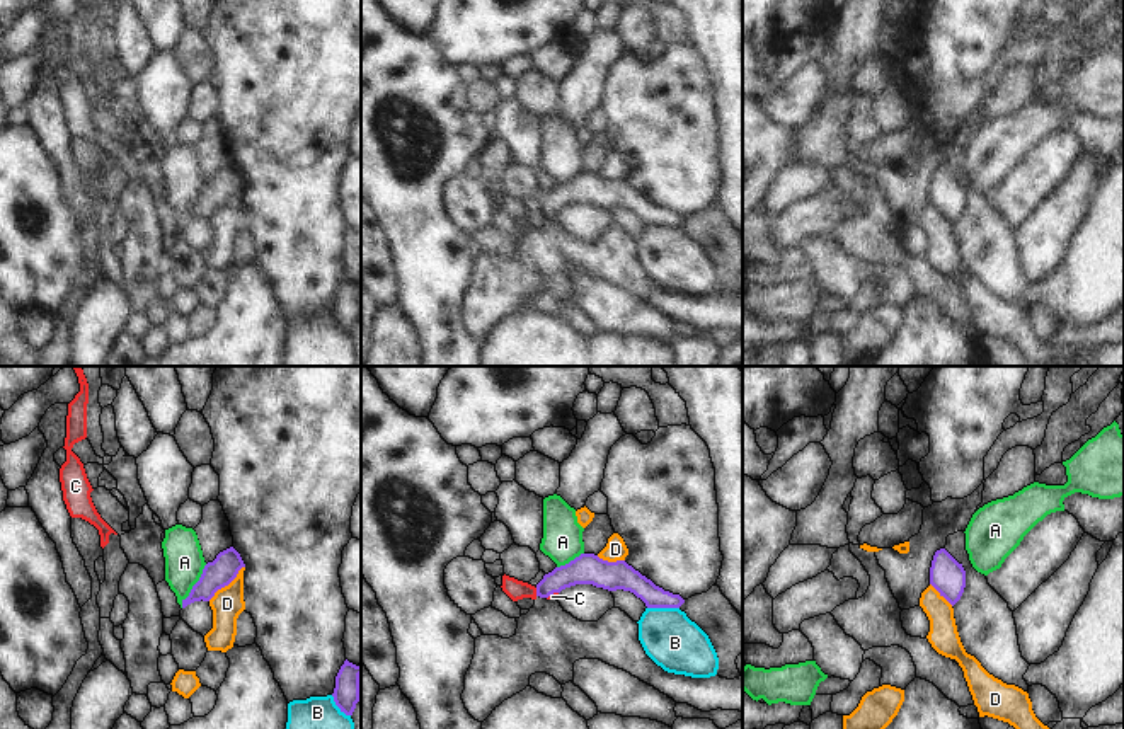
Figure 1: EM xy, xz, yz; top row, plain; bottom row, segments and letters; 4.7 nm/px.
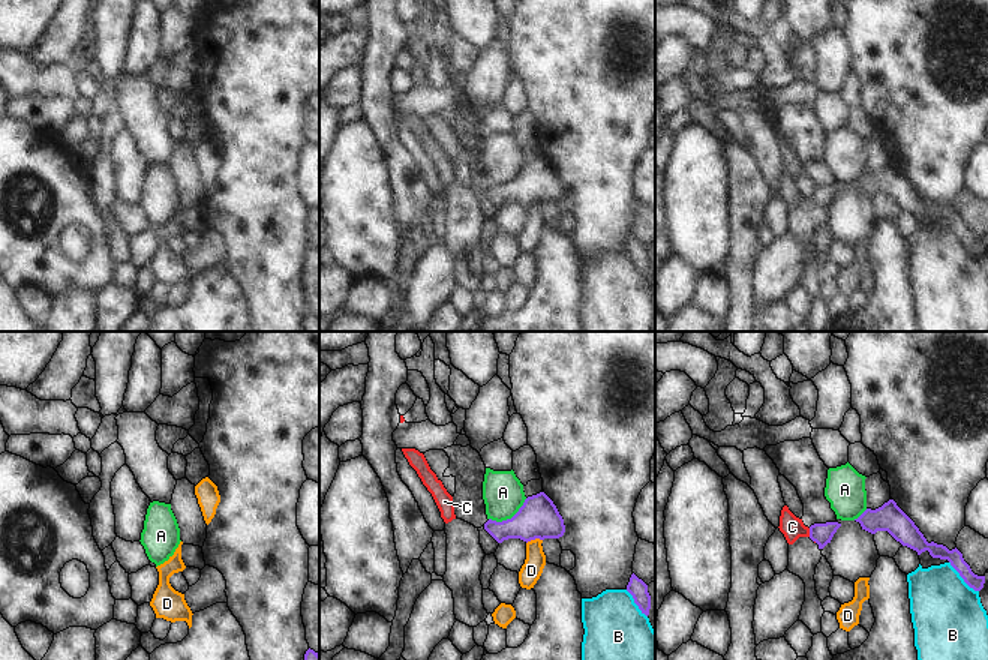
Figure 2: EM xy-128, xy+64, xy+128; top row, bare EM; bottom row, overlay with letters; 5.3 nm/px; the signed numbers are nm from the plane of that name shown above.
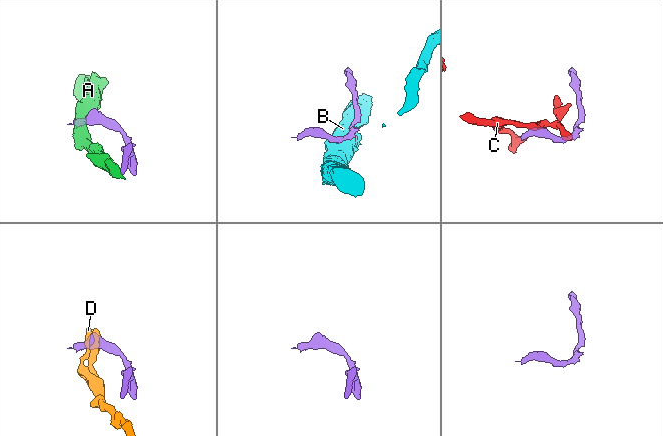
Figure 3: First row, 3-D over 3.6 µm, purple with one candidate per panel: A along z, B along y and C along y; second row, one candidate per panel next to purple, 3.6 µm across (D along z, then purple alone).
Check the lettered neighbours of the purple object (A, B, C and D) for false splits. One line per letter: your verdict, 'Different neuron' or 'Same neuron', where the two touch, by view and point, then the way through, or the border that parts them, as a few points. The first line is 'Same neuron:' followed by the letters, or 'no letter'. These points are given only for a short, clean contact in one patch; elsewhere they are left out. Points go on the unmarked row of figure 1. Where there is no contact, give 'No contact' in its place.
Same neuron: C
A: Different neuron. Touches purple at xy (193, 205). Boundary: xy (206, 183), (181, 225)
B: Different neuron. Touches purple at xz (663, 225)
C: Same neuron. Touches purple at xz (537, 210). Path across: xz (584, 188), (562, 195), (537, 210), (516, 208)
D: Different neuron. Touches purple at xy (227, 203). Boundary: xy (244, 184), (208, 218)

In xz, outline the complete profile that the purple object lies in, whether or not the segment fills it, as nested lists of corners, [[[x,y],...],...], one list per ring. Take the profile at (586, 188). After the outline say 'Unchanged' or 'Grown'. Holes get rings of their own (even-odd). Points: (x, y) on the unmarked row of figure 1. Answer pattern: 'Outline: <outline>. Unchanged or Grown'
Outline: [[[581,172],[565,184],[555,186],[543,198],[531,204],[509,194],[502,194],[502,210],[513,218],[547,216],[555,218],[557,213],[576,203],[593,203],[608,210],[630,210],[640,216],[647,227],[680,227],[685,218],[656,204],[625,179],[608,181],[594,172]]]. Grown

